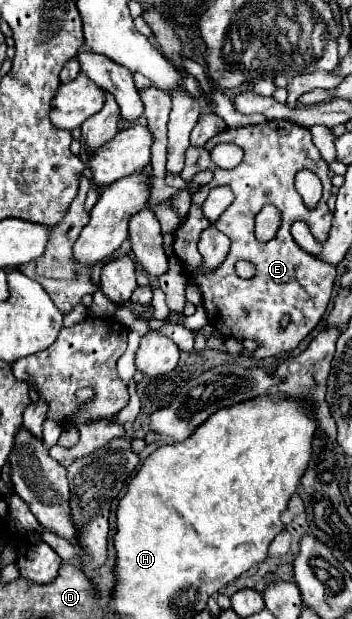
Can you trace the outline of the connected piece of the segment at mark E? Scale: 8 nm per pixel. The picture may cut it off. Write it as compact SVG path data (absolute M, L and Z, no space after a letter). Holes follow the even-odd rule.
M280 119L280 121L266 121L262 125L248 125L248 127L236 127L236 129L228 127L218 135L214 135L204 147L188 147L186 167L180 173L180 177L186 183L190 183L192 177L204 169L214 171L214 179L208 185L204 185L196 195L192 195L190 213L174 233L174 253L184 263L188 279L192 283L194 281L200 283L204 307L208 309L212 325L222 335L260 341L260 347L258 347L260 359L292 351L324 317L332 297L334 279L336 279L336 267L312 257L306 251L300 251L290 233L290 225L294 221L304 221L308 227L316 227L318 241L328 239L330 209L326 201L332 189L330 177L328 177L328 165L320 157L320 151L314 147L310 131L306 127ZM218 143L234 143L242 147L244 149L242 163L234 169L216 167L210 159L210 149L214 149L214 145ZM300 169L310 169L312 173L316 173L324 187L322 201L312 211L304 207L302 197L294 189L294 175ZM218 185L230 185L236 195L234 203L214 223L218 231L230 237L232 247L228 257L216 271L206 275L196 275L194 271L196 267L200 267L200 253L196 249L196 243L200 239L200 233L206 229L206 225L210 225L202 213L202 203L208 197L208 191ZM266 203L274 203L282 211L282 225L278 235L272 241L260 243L254 237L254 217ZM238 259L246 259L256 265L256 275L252 279L240 279L236 275L234 263ZM286 313L292 317L292 321L286 329L280 329L280 319Z

